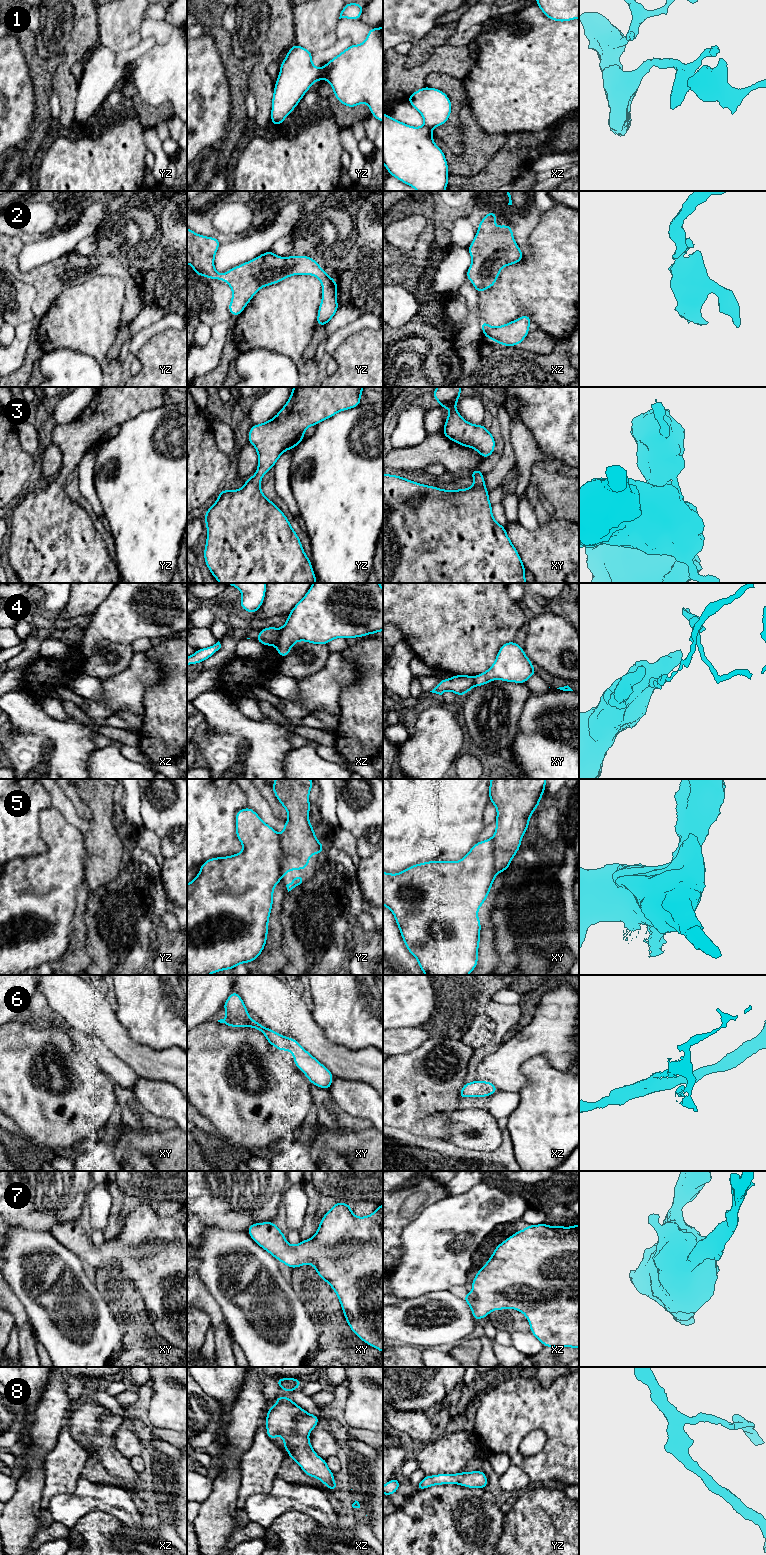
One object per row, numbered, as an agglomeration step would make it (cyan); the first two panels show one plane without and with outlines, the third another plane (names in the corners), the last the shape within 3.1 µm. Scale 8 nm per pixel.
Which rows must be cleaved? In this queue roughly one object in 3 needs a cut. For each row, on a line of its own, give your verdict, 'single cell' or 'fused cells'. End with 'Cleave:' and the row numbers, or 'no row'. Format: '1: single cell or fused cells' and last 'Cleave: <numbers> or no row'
1: fused cells
2: single cell
3: single cell
4: fused cells
5: single cell
6: single cell
7: single cell
8: single cell
Cleave: 1, 4

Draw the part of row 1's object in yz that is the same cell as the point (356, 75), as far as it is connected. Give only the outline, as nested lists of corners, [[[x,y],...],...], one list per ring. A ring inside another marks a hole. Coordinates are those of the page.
[[[383,27],[370,28],[365,41],[360,45],[351,44],[342,53],[320,68],[320,80],[328,80],[335,98],[347,107],[353,108],[366,103],[379,122],[383,122]]]

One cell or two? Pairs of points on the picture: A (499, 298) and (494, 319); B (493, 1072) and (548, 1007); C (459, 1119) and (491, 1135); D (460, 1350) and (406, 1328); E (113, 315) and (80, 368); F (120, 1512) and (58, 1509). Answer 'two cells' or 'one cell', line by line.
A: one cell
B: one cell
C: one cell
D: two cells
E: two cells
F: one cell

